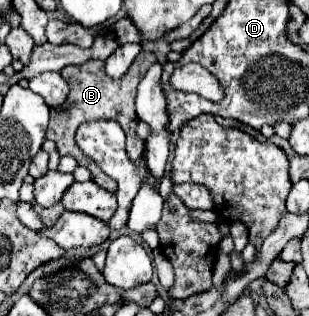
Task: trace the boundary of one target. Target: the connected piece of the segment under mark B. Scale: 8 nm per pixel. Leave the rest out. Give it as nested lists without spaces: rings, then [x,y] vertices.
[[[140,51],[140,55],[134,59],[134,65],[130,65],[130,69],[126,71],[126,75],[122,79],[110,79],[104,75],[104,63],[102,61],[86,61],[84,65],[70,65],[66,69],[60,71],[60,75],[68,81],[70,85],[70,93],[66,97],[66,101],[60,107],[50,109],[50,127],[46,137],[52,139],[58,145],[58,153],[60,155],[72,155],[78,165],[86,167],[92,171],[92,175],[100,175],[100,171],[96,169],[96,163],[92,159],[86,159],[84,153],[80,151],[80,147],[74,141],[74,133],[76,129],[86,123],[86,121],[98,121],[98,119],[114,119],[122,125],[122,129],[128,133],[128,155],[132,159],[140,157],[142,149],[144,149],[144,141],[136,135],[136,109],[134,109],[134,101],[136,101],[136,87],[138,83],[144,79],[148,67],[156,61],[154,53],[150,51]]]

